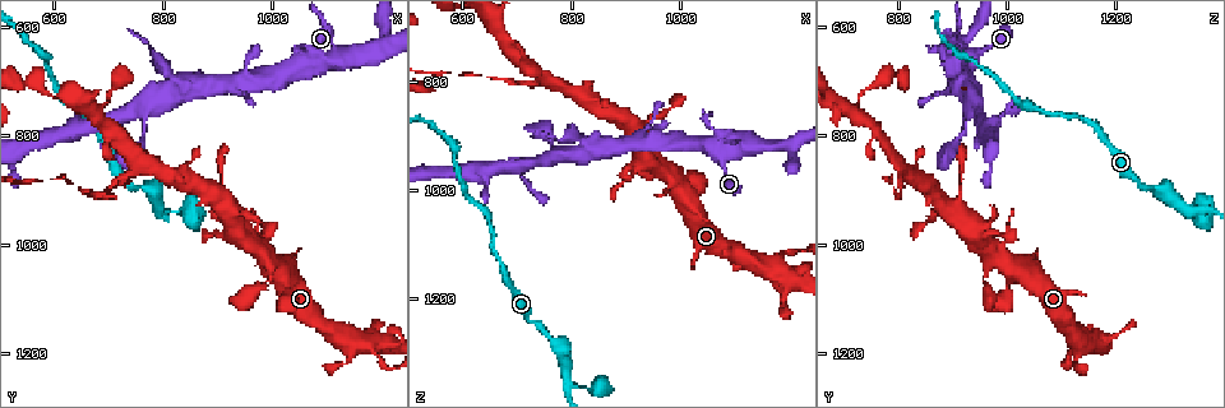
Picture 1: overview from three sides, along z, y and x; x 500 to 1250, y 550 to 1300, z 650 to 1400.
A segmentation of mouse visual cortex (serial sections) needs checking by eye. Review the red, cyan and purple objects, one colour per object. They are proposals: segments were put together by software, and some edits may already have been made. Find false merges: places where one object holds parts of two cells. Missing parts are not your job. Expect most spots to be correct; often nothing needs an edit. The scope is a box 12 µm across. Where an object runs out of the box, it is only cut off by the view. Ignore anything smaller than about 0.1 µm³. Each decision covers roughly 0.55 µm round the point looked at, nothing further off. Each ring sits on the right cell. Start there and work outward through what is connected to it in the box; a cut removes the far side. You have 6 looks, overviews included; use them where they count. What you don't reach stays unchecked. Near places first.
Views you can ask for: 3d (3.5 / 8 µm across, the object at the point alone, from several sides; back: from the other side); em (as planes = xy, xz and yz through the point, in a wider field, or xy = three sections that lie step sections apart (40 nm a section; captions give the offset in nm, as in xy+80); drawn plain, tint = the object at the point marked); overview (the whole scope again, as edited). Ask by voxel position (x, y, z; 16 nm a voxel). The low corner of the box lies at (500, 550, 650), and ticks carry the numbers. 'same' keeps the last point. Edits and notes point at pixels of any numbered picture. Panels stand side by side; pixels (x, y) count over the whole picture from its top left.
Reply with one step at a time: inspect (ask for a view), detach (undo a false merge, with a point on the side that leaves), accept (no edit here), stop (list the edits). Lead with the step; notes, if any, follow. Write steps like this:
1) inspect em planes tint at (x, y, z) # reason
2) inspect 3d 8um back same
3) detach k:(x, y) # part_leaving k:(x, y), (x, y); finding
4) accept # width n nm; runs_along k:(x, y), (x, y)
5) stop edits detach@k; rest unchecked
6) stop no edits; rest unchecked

inspect 3d 3.5um at (995, 1030, 970) # two arms in line, one across

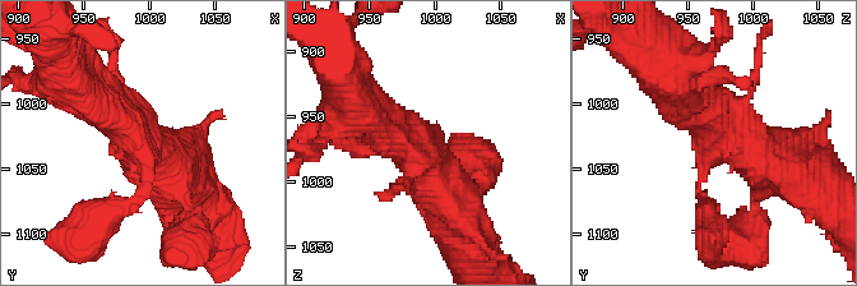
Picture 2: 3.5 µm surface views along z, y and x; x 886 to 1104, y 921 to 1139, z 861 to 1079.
inspect em planes tint at (992, 1034, 970) # now the EM

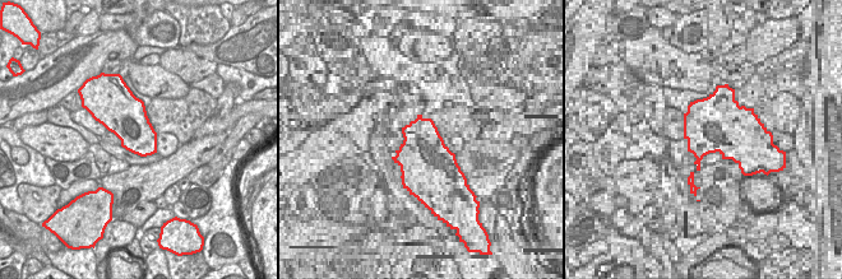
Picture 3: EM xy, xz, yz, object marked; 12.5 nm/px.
inspect em xy step 3 tint same # another direction

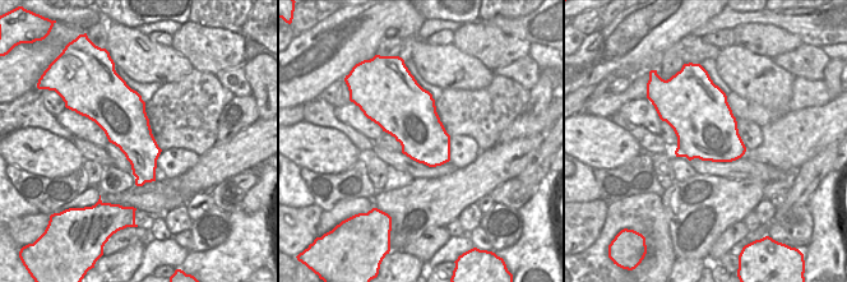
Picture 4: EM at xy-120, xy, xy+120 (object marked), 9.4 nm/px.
accept # runs_along 2:(458, 213), (418, 153), (360, 109); one cell here

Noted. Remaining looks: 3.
inspect 3d 8um at (715, 900, 805) # thin neck

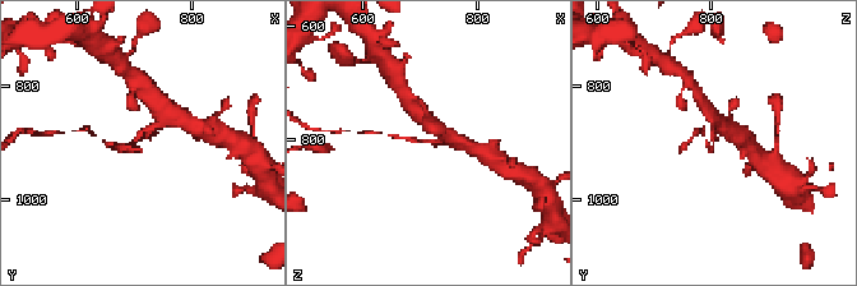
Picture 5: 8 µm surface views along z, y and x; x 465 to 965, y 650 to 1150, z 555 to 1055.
inspect 3d 3.5um at (715, 895, 800)

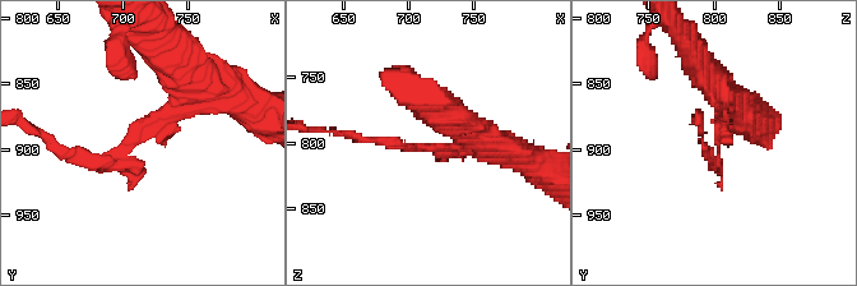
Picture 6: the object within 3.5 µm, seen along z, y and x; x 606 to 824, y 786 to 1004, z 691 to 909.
inspect em xy step 3 tint at (710, 896, 804)

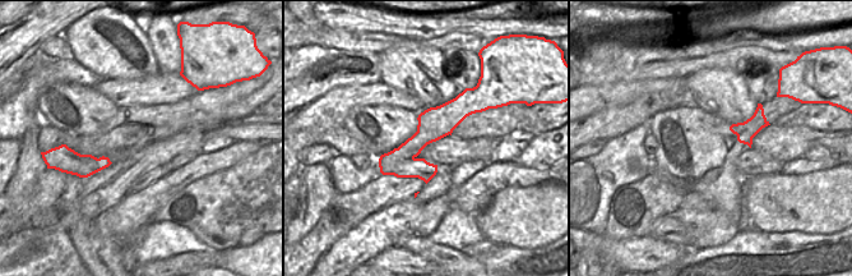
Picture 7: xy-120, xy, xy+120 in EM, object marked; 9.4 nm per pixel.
detach 6:(72, 157) # border 7:(397, 148), (401, 161), (413, 159); a second cell is stuck on

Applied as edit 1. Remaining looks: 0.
stop edits detach@6; rest unchecked

